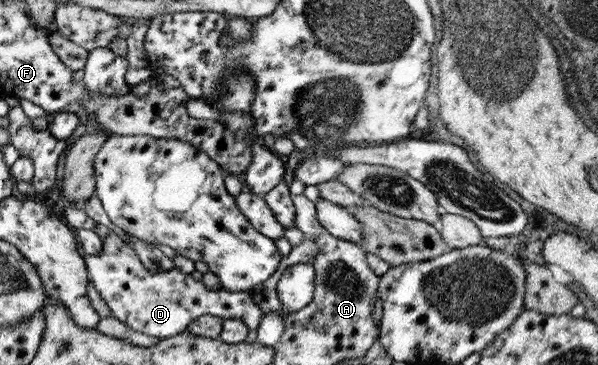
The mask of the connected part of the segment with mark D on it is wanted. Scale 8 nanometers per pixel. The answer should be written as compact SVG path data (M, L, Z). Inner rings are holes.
M111 231L102 239L102 245L99 255L84 256L88 280L109 307L110 317L121 321L129 330L163 340L185 333L185 328L193 320L203 315L213 315L222 320L239 319L248 330L256 331L262 315L247 290L225 291L219 288L209 291L201 282L174 268L161 273L150 273L140 263L134 249L127 247Z

